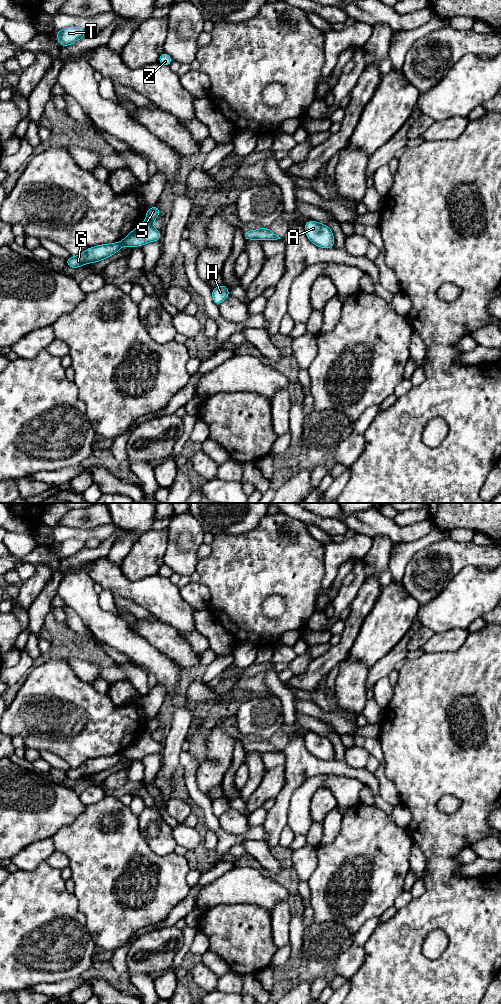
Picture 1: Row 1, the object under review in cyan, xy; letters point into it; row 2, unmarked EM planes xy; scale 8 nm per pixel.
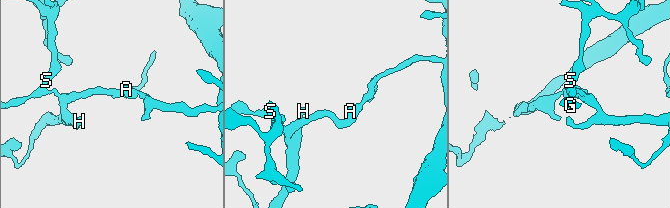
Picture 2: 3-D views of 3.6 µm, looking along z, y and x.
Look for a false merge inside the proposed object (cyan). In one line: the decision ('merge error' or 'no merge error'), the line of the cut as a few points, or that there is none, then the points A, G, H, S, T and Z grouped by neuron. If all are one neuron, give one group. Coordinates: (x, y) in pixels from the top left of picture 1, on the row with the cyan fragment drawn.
merge error; cut in xy along (147, 219), (151, 222); A G H / S T Z

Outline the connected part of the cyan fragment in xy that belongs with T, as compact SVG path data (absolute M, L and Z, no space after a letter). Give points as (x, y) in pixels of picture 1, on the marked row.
M68 27L61 31L56 31L55 34L58 37L60 47L63 47L71 45L86 36L86 30L80 27Z

